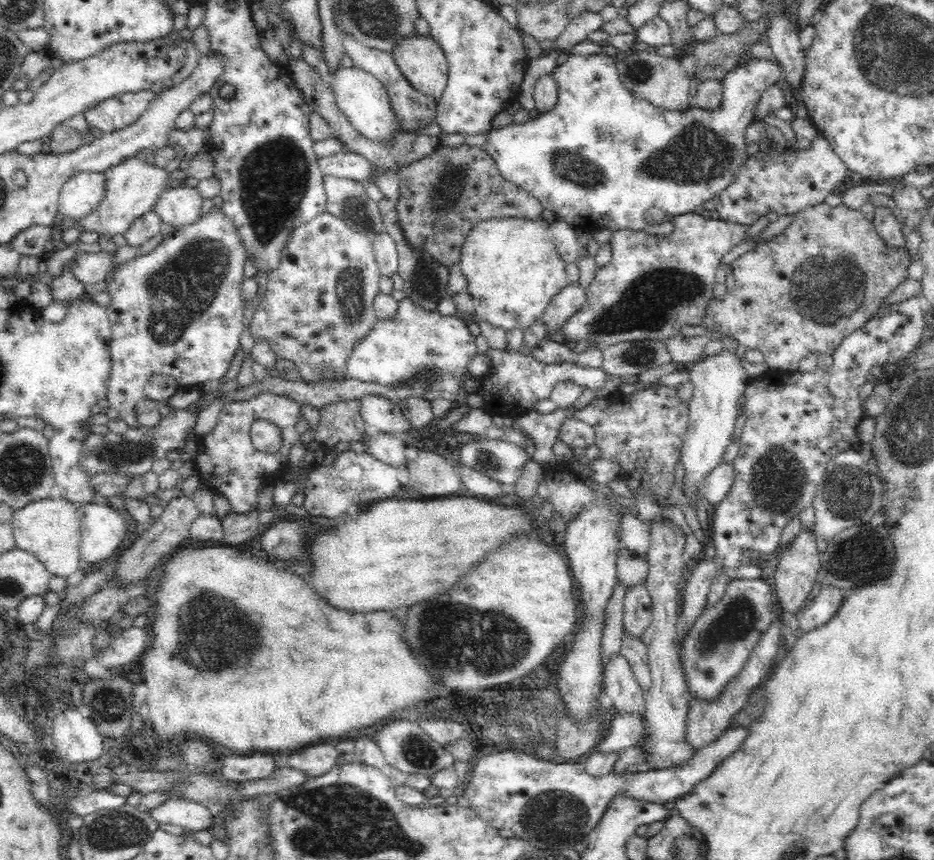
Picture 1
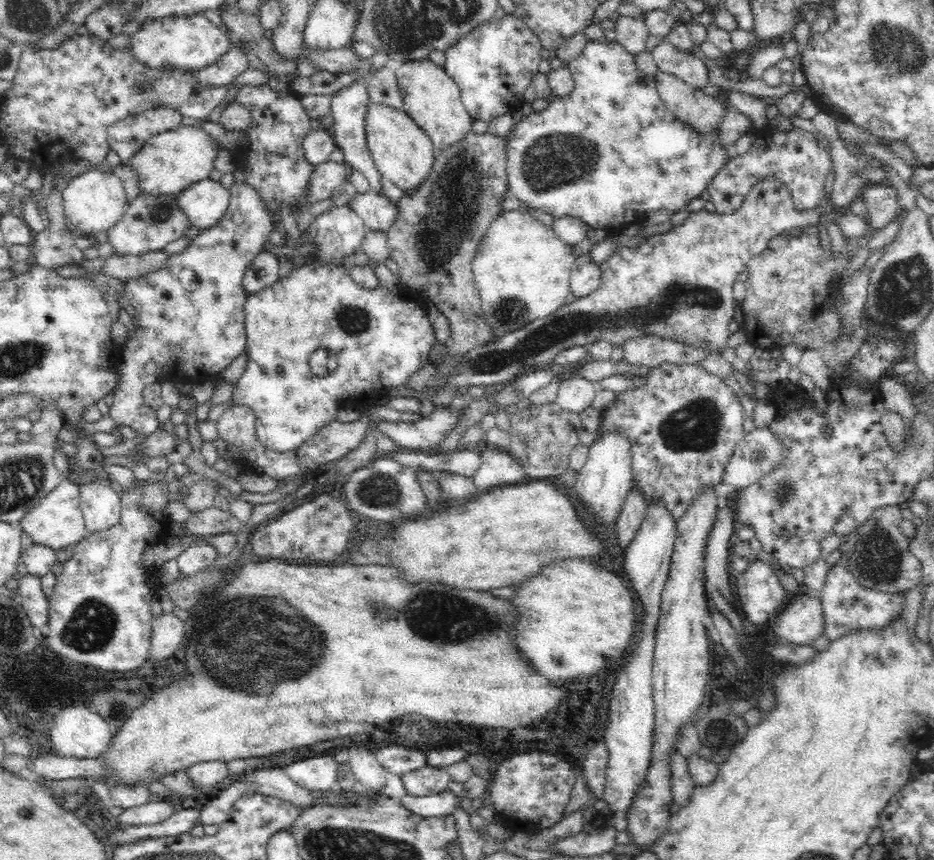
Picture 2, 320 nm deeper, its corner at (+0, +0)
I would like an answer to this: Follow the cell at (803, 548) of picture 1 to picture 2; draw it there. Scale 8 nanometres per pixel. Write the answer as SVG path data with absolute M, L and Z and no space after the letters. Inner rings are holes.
M804 589L791 595L788 604L776 616L774 632L785 642L806 646L824 635L821 601L812 599Z

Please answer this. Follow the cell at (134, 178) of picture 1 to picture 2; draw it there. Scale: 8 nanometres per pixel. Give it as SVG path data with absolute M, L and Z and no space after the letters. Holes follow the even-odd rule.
M182 124L174 130L167 130L151 136L147 140L147 143L130 159L127 165L138 172L140 190L143 190L143 192L147 192L148 194L179 194L191 184L210 176L210 172L214 168L214 160L217 152L222 147L224 145L221 145L199 126Z

